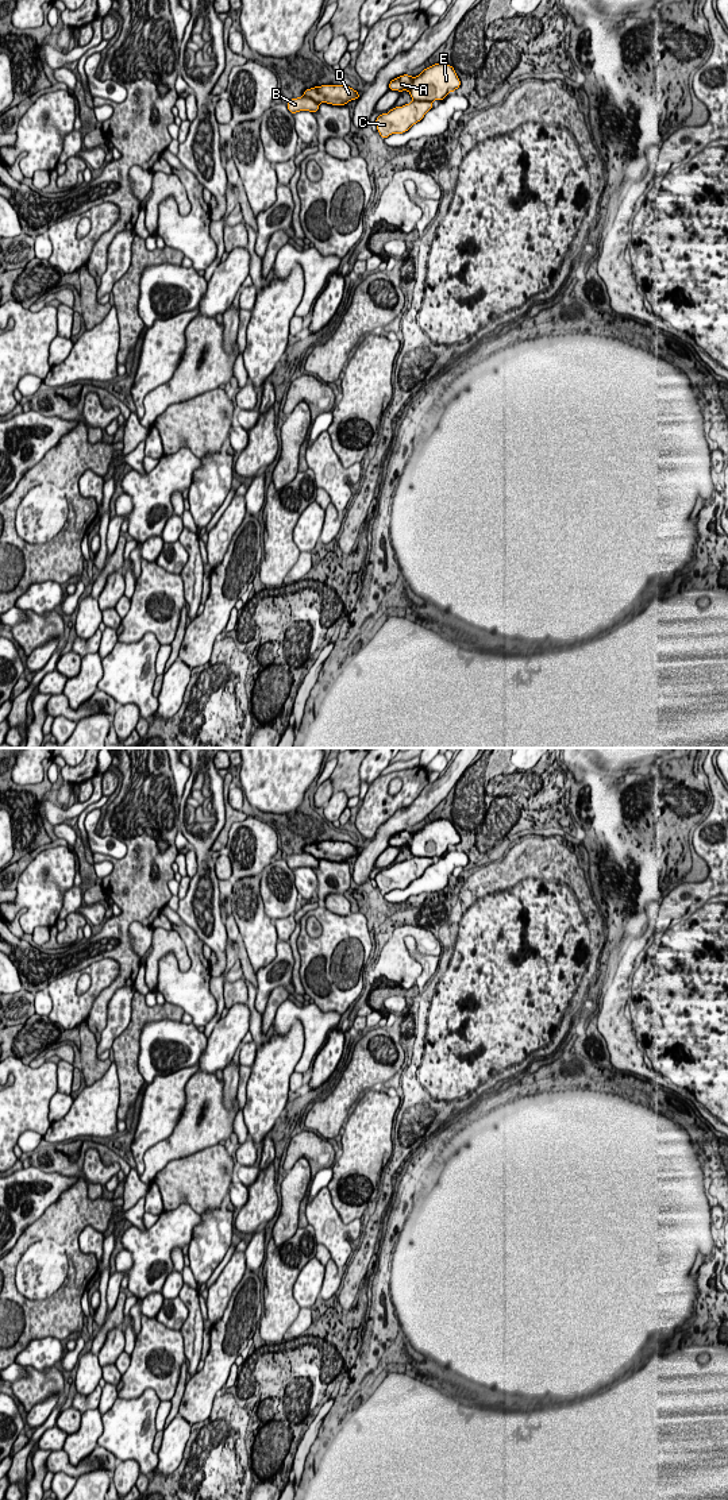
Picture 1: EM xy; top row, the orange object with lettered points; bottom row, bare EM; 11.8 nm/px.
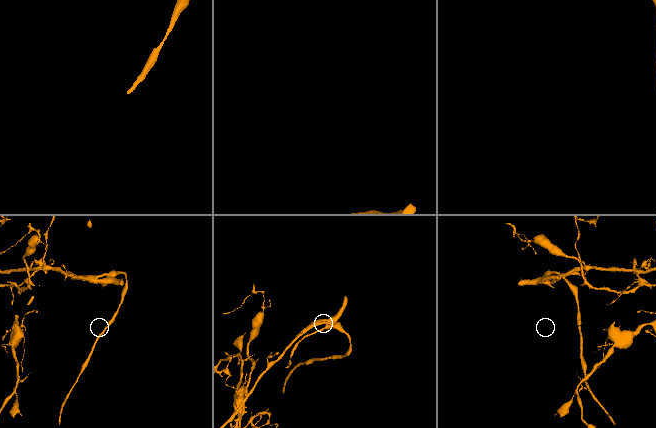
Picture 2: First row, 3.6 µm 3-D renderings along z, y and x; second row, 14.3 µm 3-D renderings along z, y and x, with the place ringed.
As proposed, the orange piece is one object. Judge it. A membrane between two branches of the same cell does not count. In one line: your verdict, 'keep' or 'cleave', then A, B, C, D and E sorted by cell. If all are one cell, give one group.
cleave; A D E / B C

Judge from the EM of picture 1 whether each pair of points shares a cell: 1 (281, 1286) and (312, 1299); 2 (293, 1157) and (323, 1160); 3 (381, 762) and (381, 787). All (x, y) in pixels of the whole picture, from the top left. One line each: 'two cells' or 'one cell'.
1: two cells
2: one cell
3: two cells

